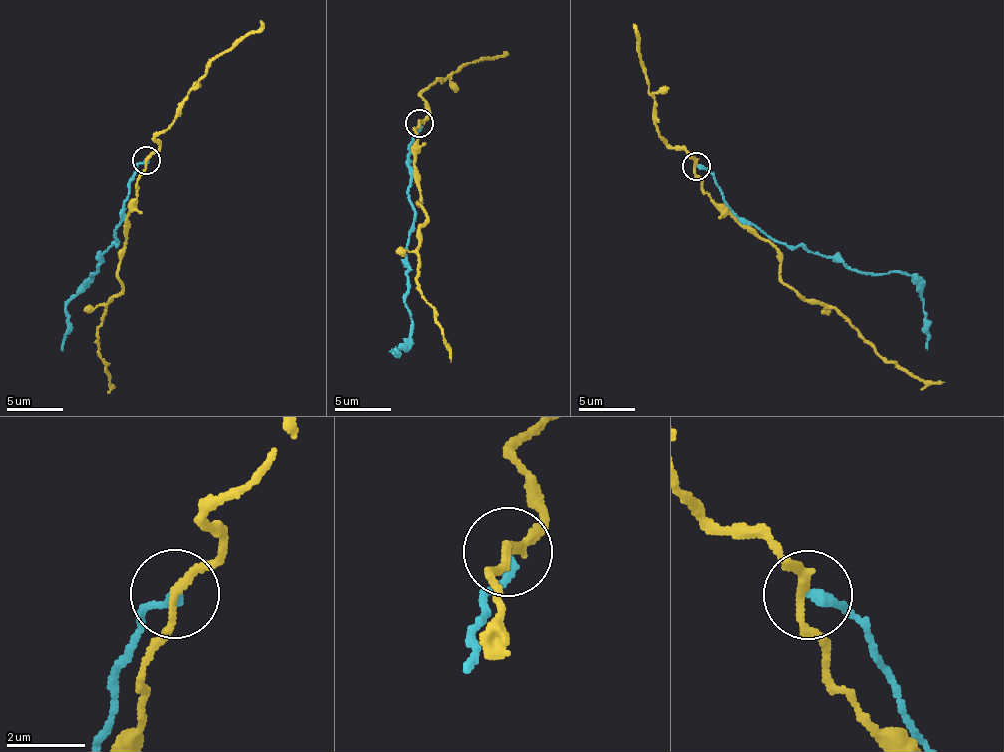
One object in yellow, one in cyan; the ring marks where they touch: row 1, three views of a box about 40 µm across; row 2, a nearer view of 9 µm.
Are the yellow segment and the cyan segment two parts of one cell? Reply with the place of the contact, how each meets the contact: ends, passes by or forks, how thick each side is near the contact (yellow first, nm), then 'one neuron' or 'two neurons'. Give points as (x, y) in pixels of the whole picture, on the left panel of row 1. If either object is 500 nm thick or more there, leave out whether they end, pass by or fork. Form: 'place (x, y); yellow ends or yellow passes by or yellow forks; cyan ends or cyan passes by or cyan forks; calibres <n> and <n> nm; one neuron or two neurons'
place (146, 160); yellow passes by; cyan ends; calibres 200 and 260 nm; two neurons

